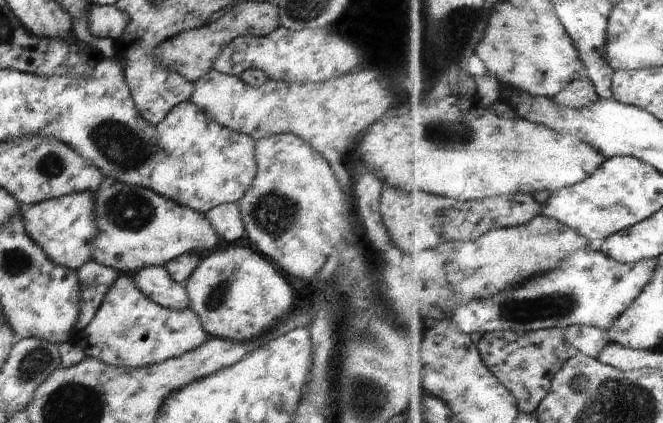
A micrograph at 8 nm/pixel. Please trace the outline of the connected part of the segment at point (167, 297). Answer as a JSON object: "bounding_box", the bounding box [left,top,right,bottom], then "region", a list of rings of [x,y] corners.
{"bounding_box":[132,266,189,310],"region":[[[150,266],[132,274],[134,286],[145,298],[163,308],[173,310],[189,309],[189,299],[184,284],[172,281],[164,267]]]}

